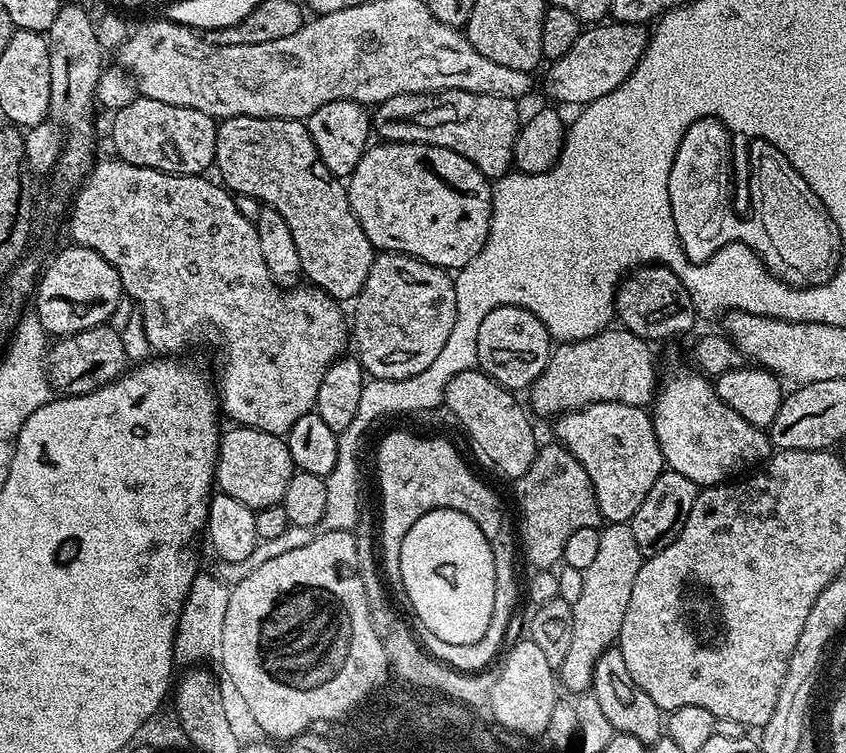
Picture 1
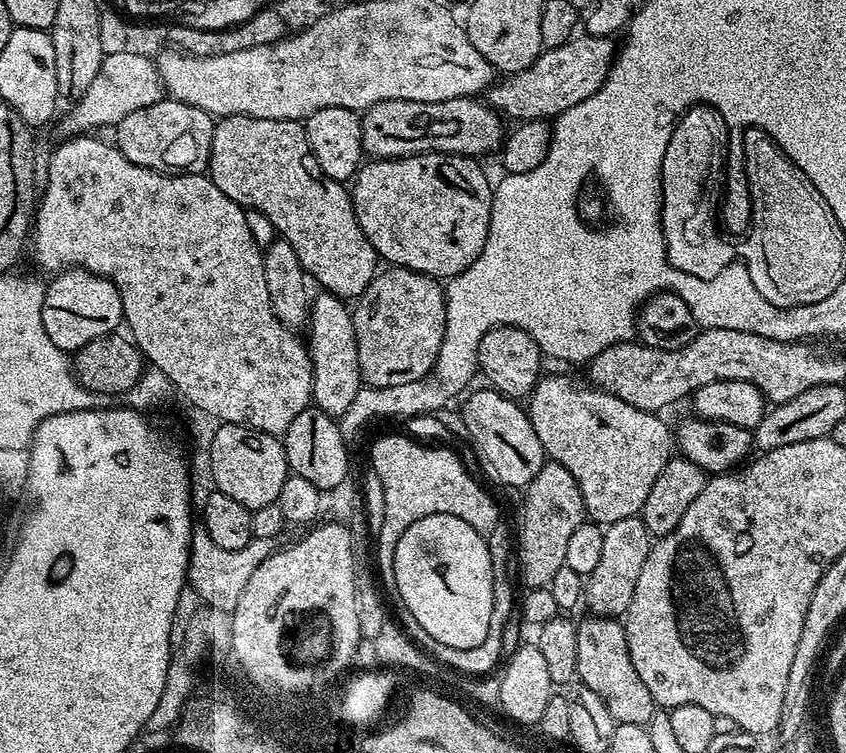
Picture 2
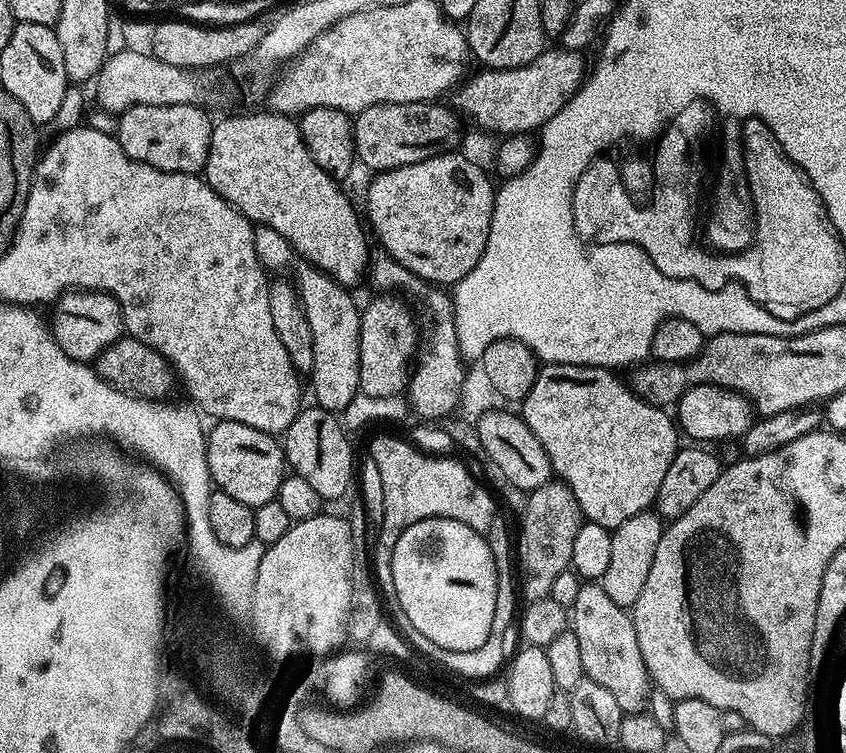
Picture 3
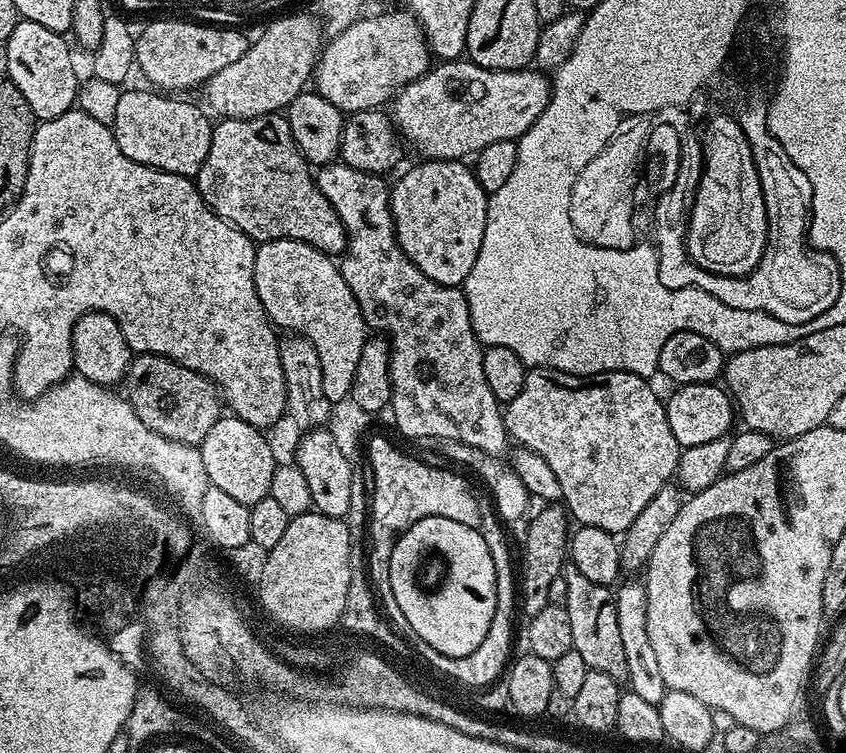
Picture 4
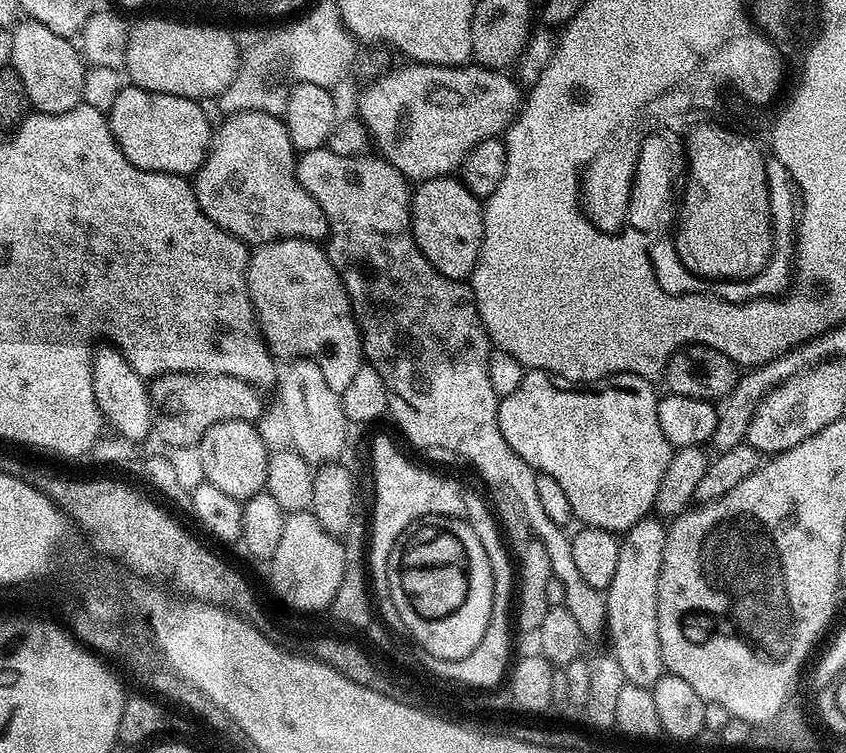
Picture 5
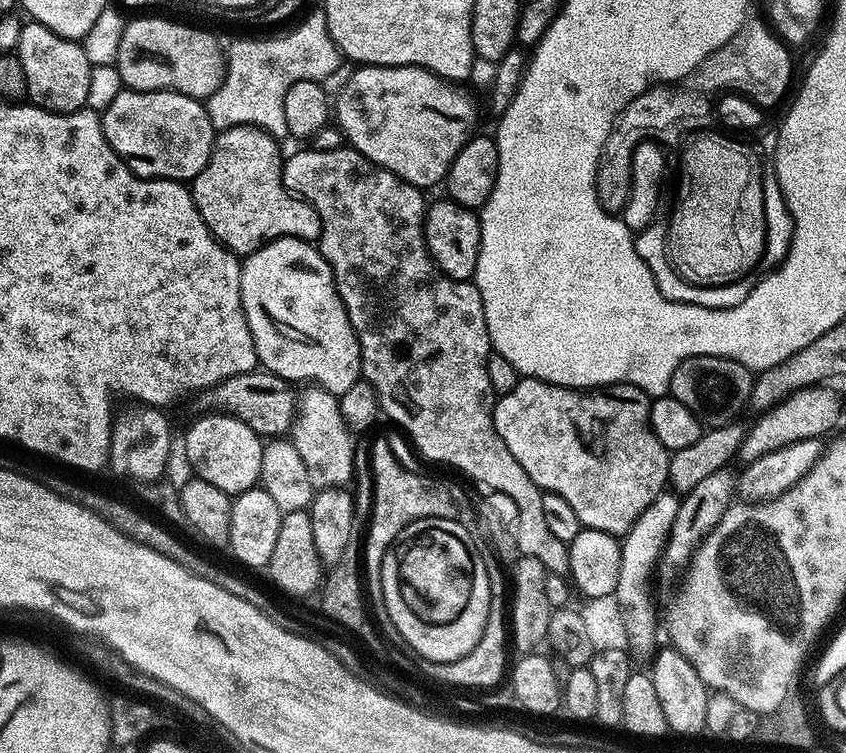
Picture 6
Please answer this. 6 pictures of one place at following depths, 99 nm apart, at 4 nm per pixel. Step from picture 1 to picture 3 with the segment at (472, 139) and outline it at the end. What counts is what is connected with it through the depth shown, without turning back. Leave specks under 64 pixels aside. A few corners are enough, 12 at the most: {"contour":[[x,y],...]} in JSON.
{"contour":[[440,102],[355,113],[357,161],[378,173],[455,149]]}

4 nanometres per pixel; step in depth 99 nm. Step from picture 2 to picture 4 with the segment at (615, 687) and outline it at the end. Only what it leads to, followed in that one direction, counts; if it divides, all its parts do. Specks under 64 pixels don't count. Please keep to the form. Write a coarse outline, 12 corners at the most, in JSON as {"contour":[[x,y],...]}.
{"contour":[[568,566],[572,651],[628,675],[613,589]]}

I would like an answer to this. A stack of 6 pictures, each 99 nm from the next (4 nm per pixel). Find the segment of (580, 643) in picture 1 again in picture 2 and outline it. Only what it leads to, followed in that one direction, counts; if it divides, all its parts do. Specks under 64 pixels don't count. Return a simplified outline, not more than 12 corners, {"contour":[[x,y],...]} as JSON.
{"contour":[[639,515],[604,528],[586,608],[627,613],[653,543]]}

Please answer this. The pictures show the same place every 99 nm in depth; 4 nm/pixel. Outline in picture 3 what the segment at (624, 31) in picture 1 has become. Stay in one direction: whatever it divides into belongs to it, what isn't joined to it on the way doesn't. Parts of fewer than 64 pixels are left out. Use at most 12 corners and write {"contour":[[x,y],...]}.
{"contour":[[581,53],[480,70],[451,107],[484,132],[535,133],[580,88]]}

